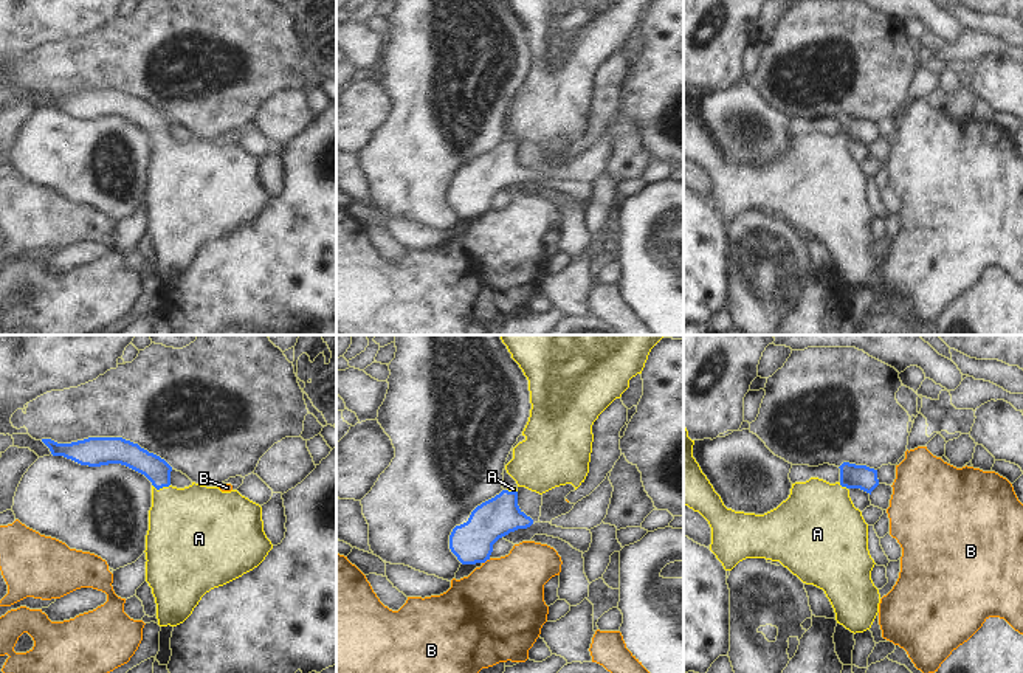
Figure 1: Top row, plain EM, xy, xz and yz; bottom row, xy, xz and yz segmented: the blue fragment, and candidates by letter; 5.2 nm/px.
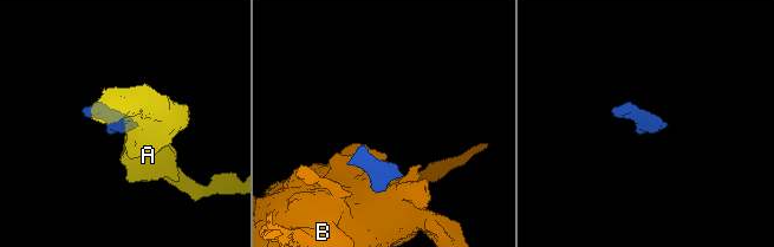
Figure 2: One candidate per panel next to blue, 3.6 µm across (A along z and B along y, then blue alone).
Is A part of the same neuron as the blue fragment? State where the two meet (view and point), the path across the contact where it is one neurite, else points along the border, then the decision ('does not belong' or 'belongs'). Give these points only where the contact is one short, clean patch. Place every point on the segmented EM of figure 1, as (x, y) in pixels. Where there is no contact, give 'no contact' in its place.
contact xy (161, 487); way xy (157, 470), (161, 487), (165, 498), (188, 528); belongs

